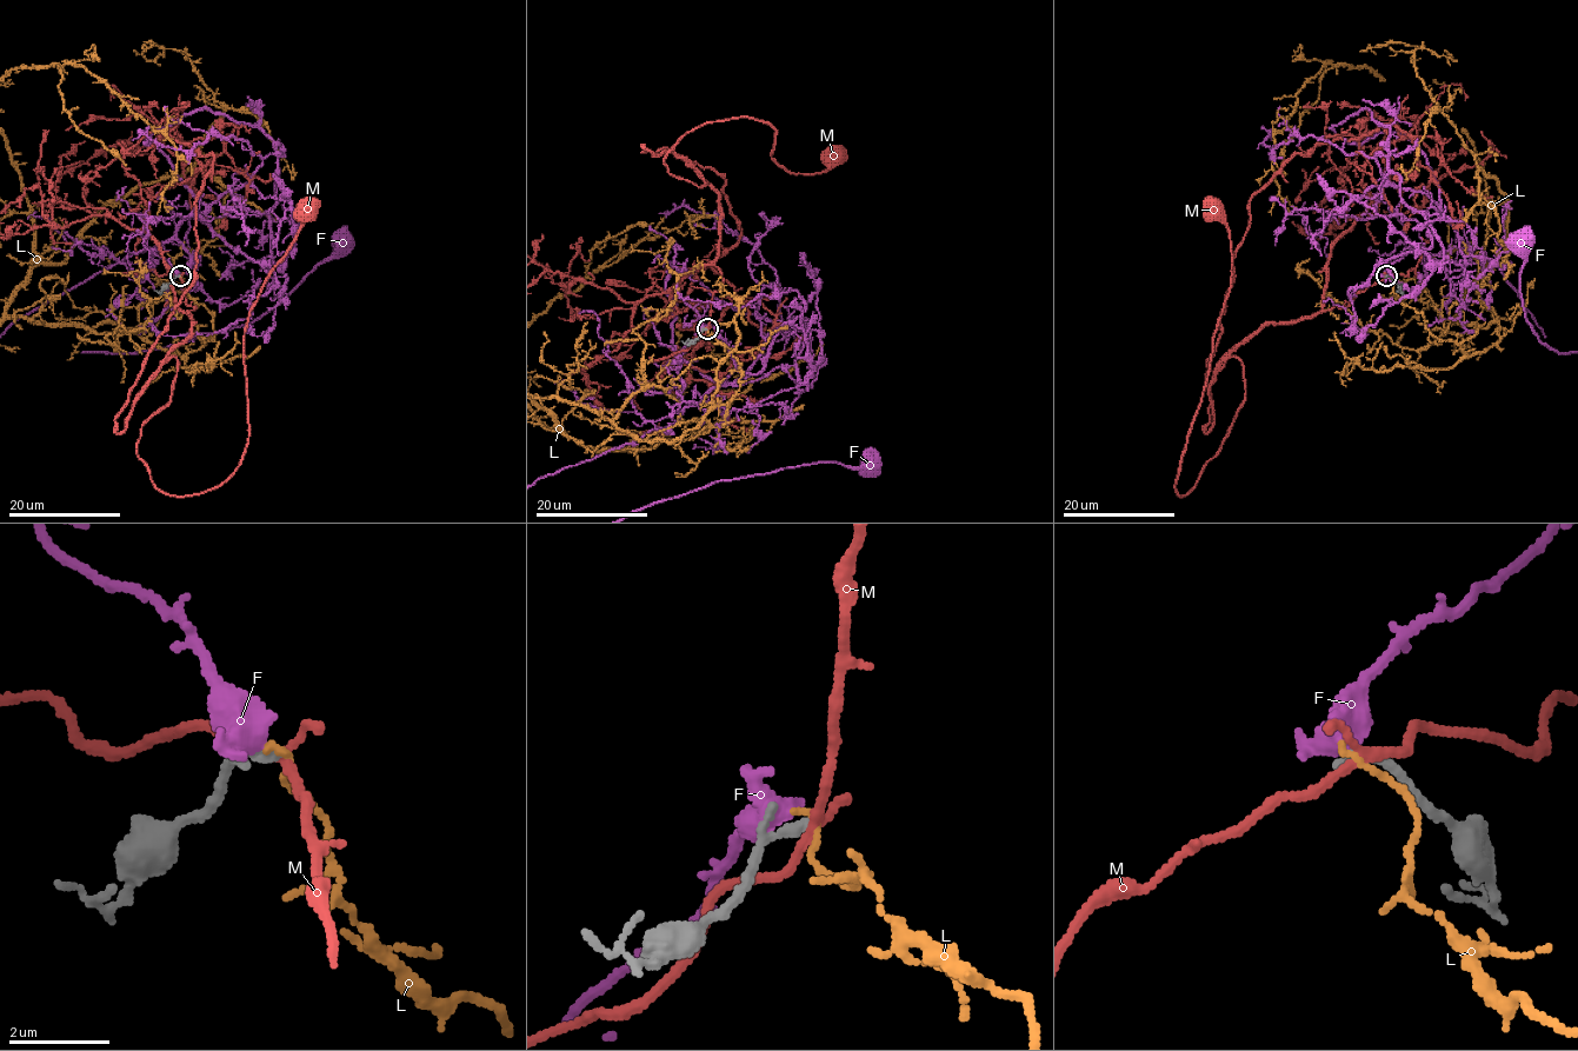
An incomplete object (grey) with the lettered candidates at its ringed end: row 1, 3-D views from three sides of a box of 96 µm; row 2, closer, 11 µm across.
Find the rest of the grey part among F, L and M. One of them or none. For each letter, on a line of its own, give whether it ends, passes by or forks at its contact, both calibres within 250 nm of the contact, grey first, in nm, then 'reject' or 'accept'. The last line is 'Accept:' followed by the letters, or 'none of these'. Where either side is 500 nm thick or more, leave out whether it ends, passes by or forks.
F: it forks | 280/400 nm | reject
L: it ends | 150/130 nm | reject
M: it forks | 150/160 nm | reject
Accept: none of these

